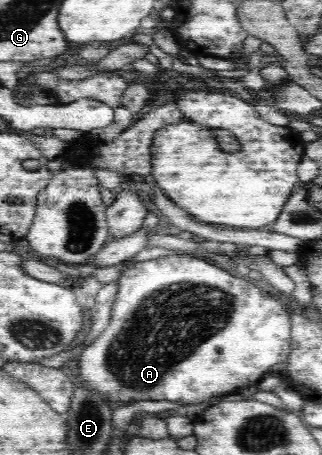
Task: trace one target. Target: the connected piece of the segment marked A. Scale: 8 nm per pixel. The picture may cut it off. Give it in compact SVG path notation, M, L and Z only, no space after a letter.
M166 256L156 260L144 260L125 270L118 279L118 294L113 300L111 317L108 326L92 341L92 344L83 348L79 355L76 368L76 377L82 384L90 389L102 393L112 405L131 403L134 401L172 401L183 404L198 404L208 401L209 398L231 392L240 392L242 388L257 386L258 382L269 374L270 368L276 364L284 363L291 354L291 324L289 309L276 295L264 294L251 280L242 276L233 276L226 270L193 256Z

